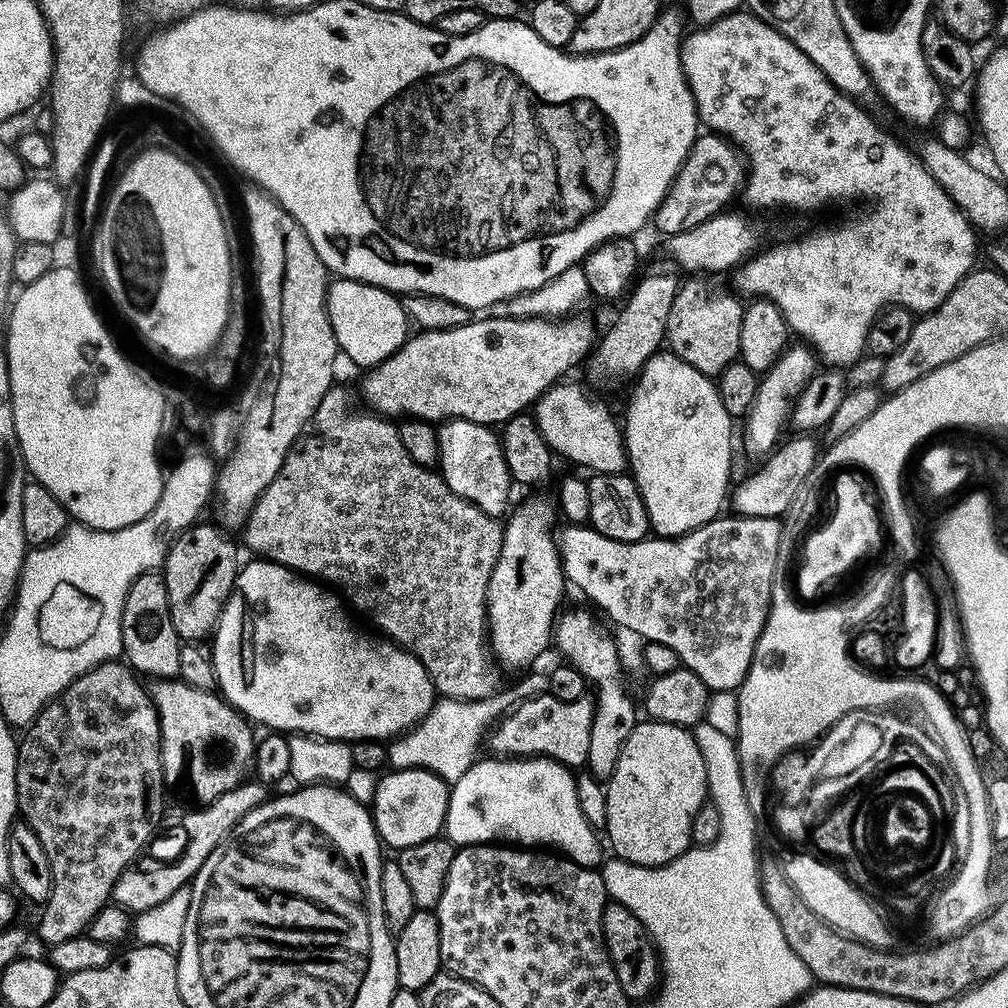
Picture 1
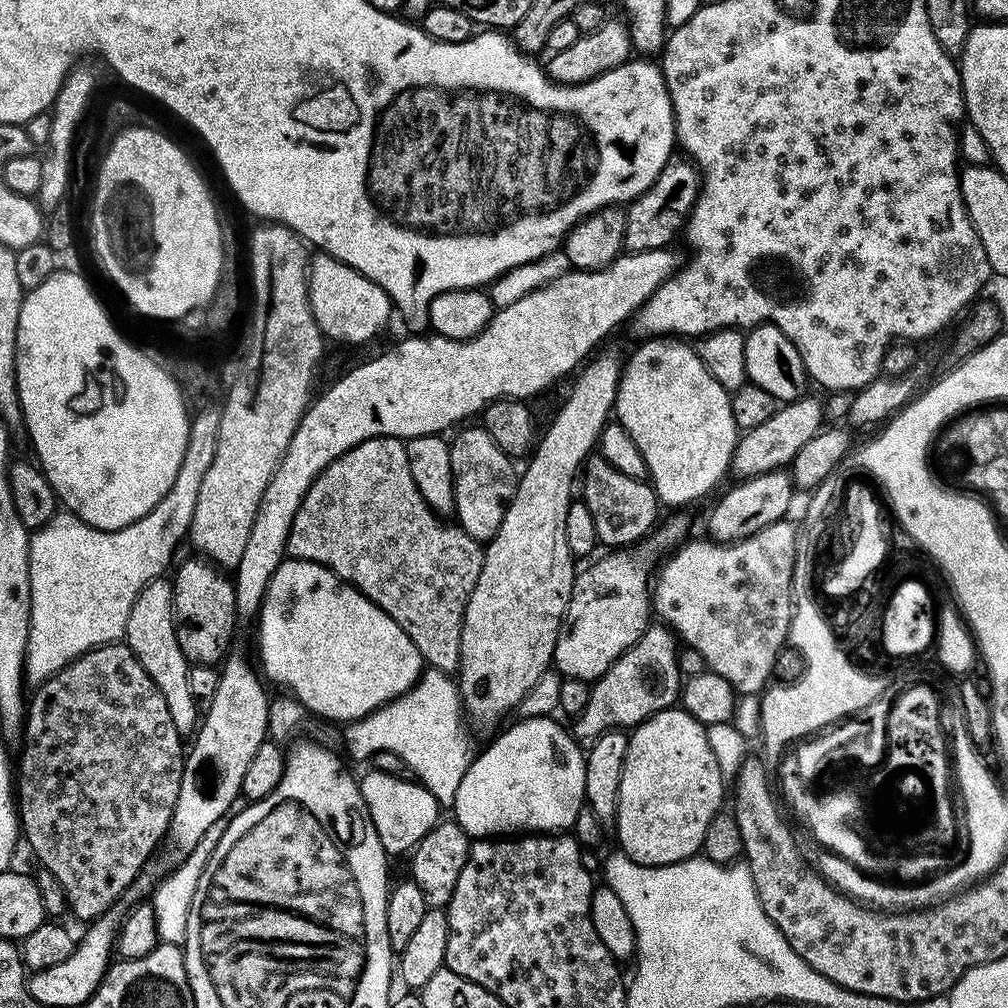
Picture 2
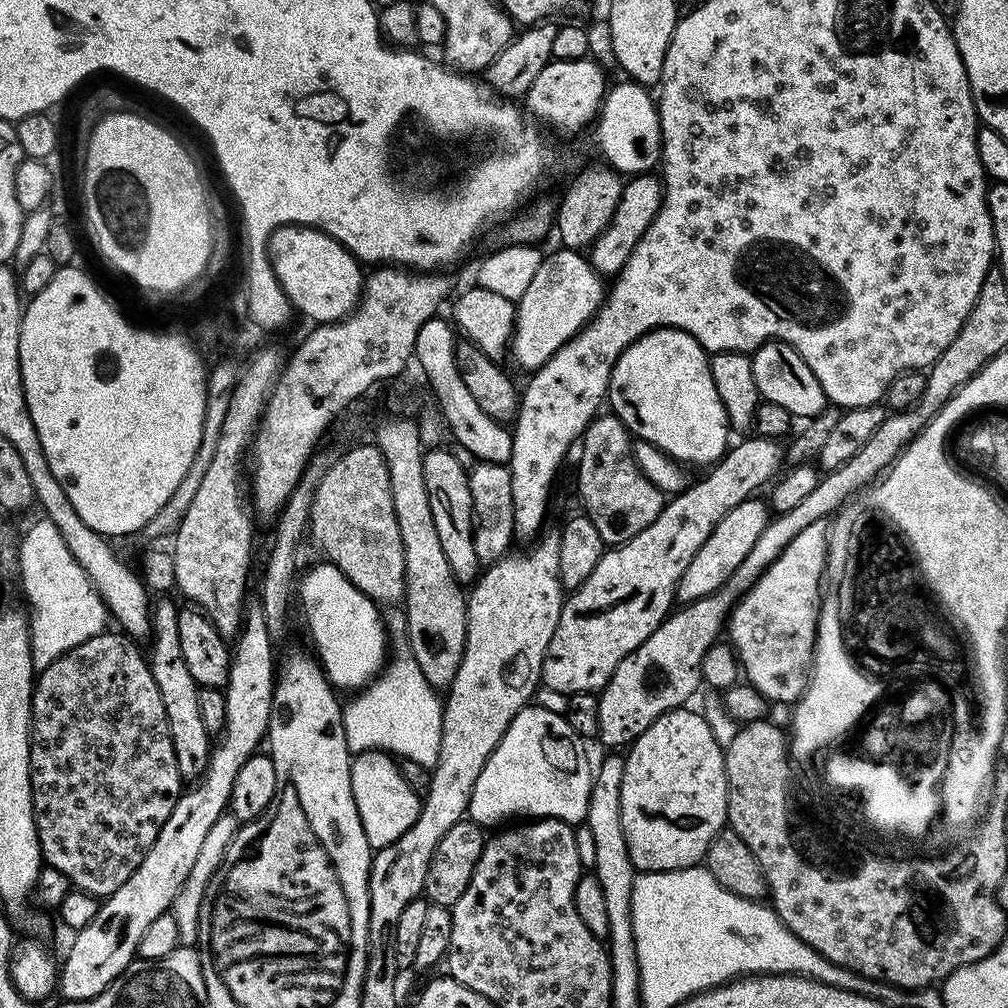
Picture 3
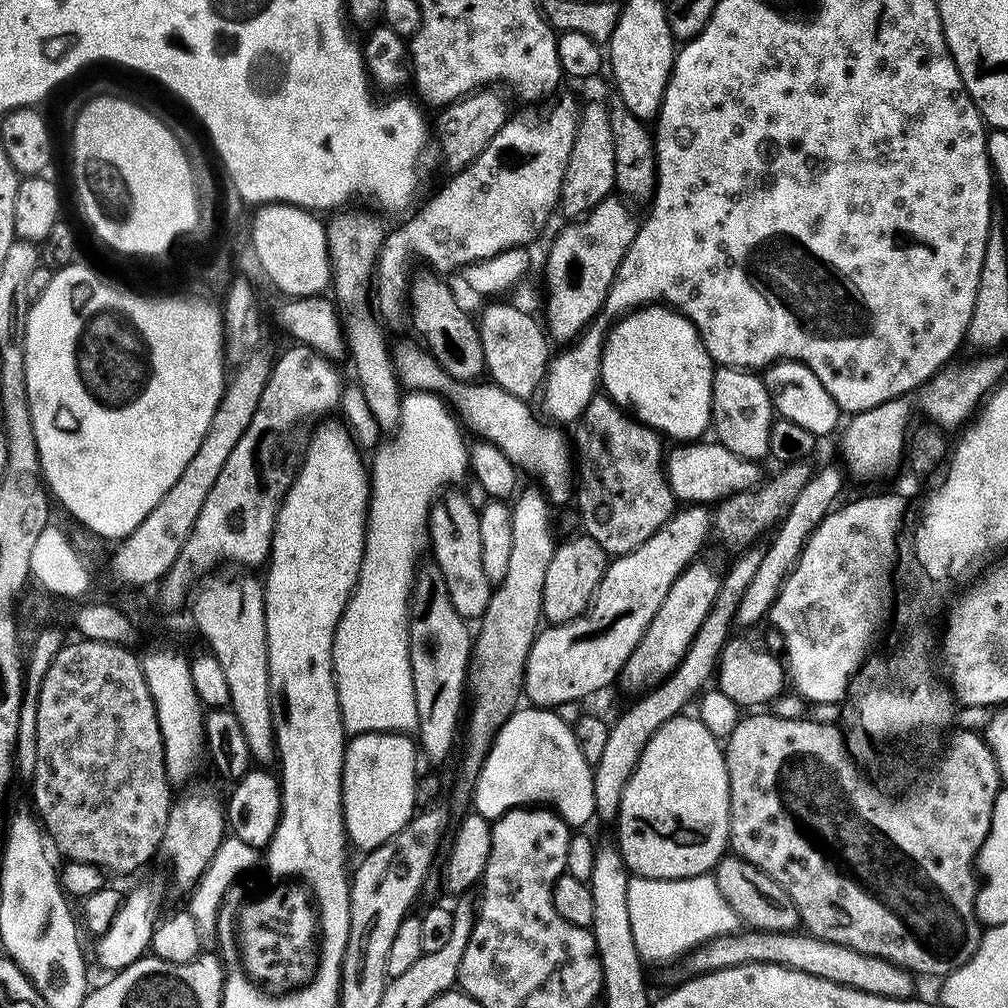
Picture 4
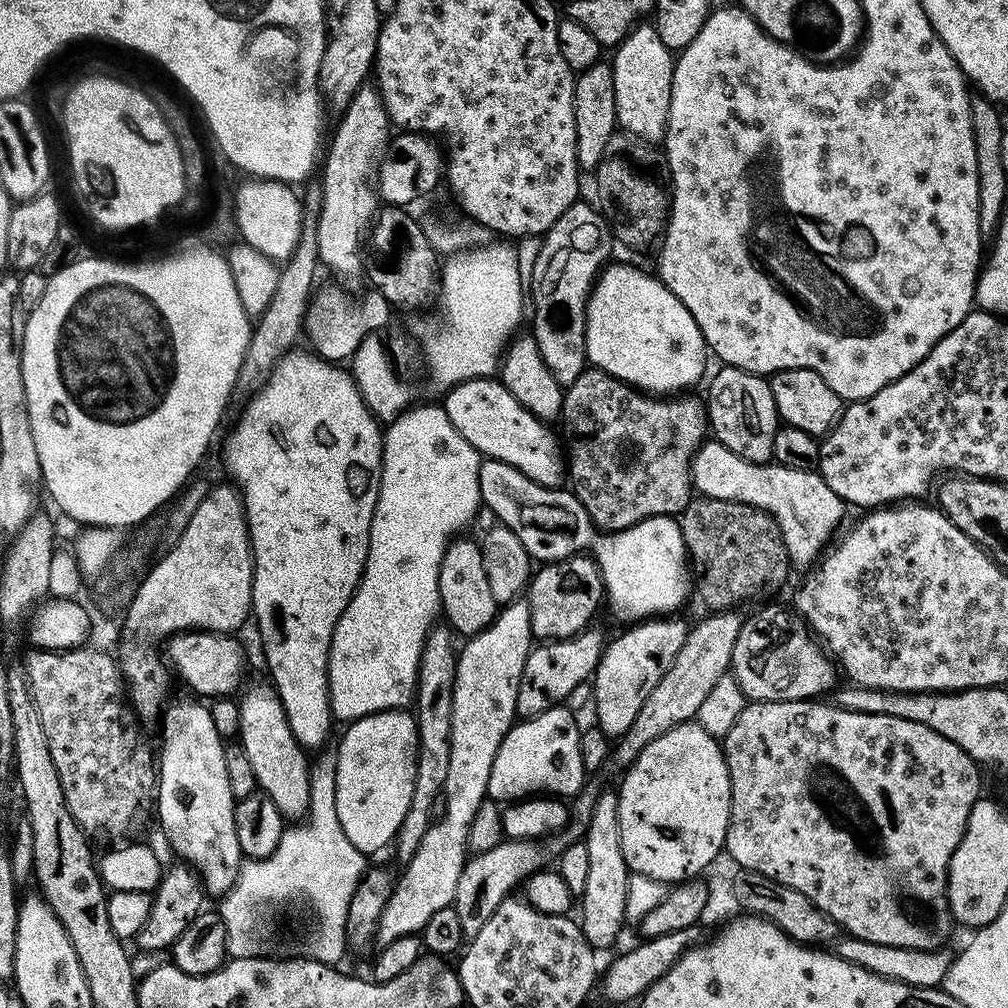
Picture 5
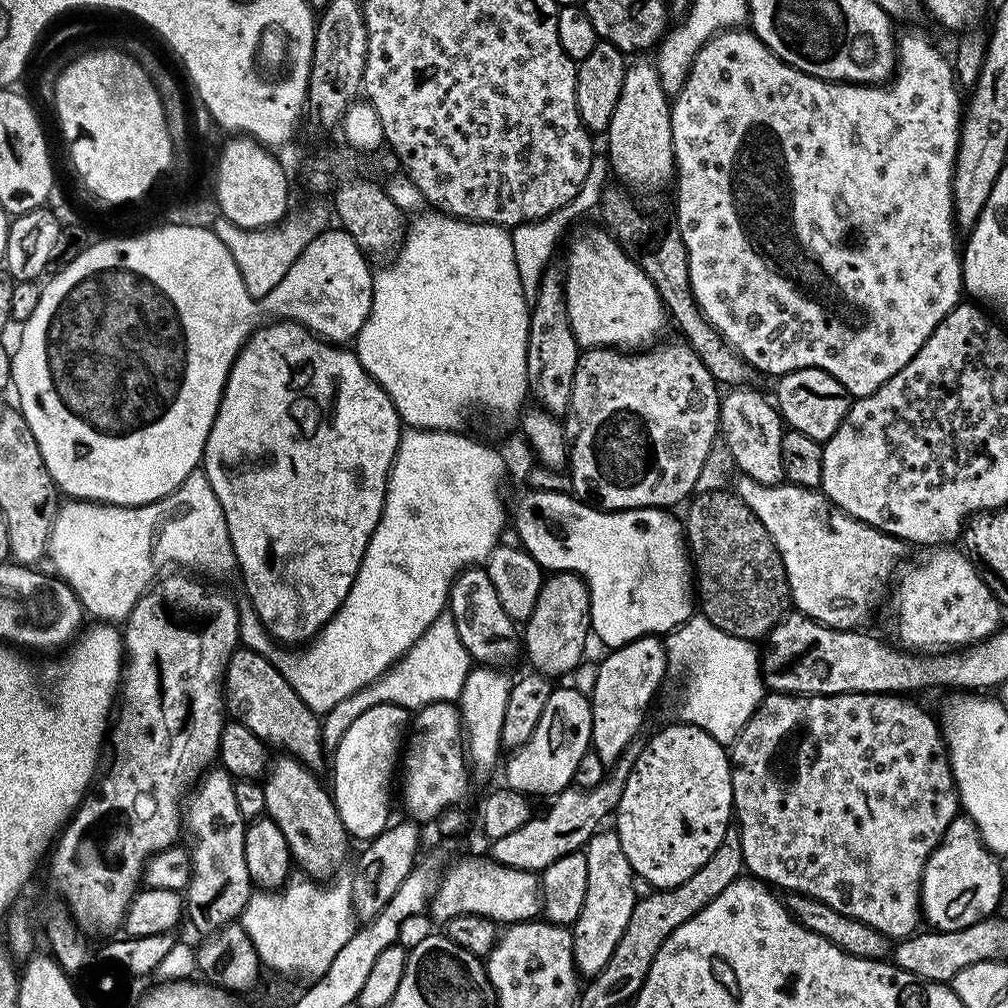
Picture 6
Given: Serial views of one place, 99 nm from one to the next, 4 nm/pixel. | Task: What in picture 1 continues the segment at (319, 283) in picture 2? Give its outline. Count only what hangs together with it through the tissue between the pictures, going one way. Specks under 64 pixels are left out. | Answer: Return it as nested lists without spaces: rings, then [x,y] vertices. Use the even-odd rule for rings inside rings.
[[[336,278],[328,286],[328,321],[334,330],[337,349],[361,370],[374,368],[403,346],[410,335],[404,305],[393,293],[373,284]]]

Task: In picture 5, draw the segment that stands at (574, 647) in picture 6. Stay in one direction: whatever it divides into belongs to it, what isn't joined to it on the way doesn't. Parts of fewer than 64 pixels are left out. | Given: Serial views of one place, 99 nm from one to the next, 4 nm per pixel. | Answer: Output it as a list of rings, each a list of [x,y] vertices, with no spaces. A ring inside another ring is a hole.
[[[588,554],[565,556],[535,569],[526,589],[532,635],[537,641],[569,640],[593,623],[595,614],[606,600],[604,579],[595,559]]]

